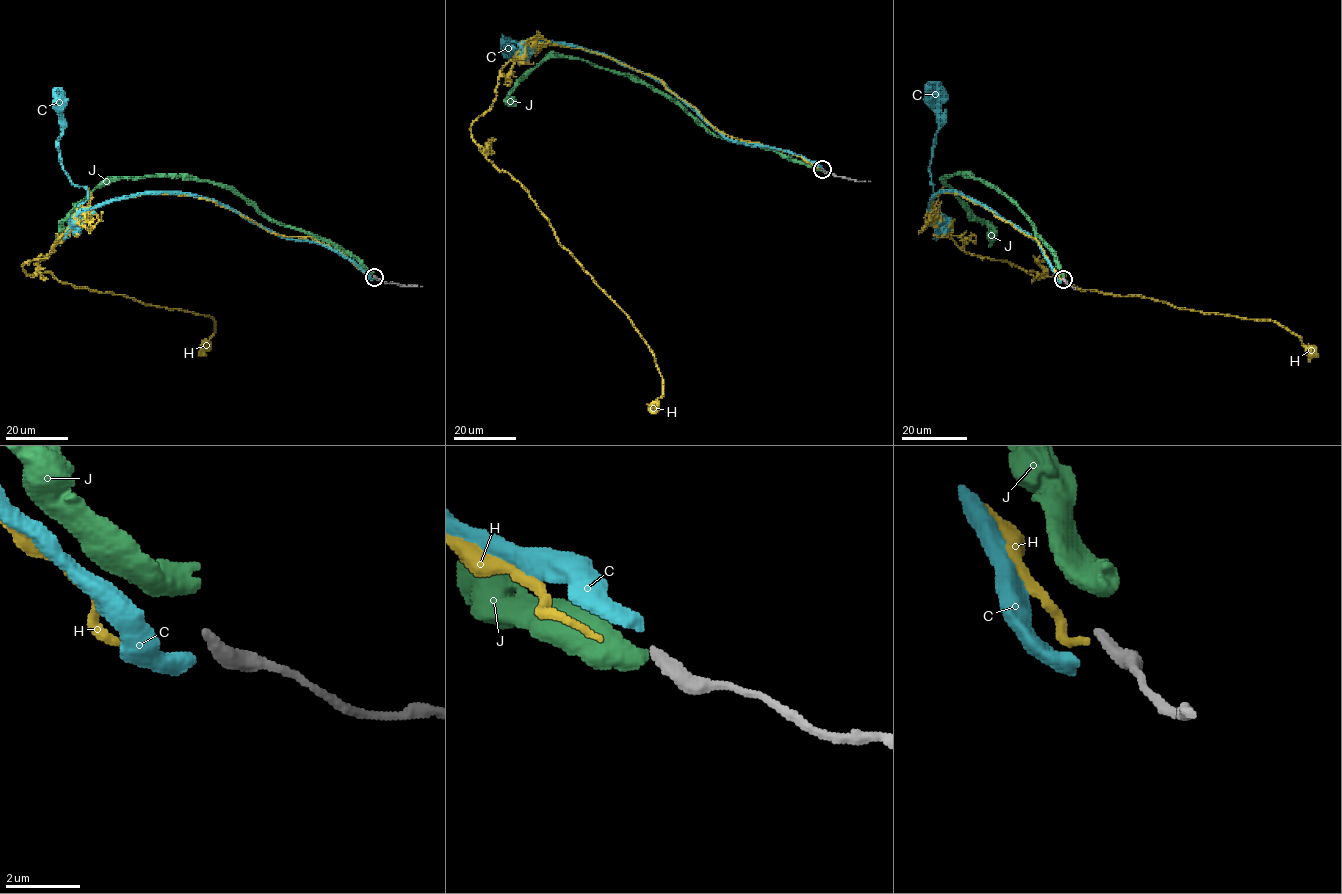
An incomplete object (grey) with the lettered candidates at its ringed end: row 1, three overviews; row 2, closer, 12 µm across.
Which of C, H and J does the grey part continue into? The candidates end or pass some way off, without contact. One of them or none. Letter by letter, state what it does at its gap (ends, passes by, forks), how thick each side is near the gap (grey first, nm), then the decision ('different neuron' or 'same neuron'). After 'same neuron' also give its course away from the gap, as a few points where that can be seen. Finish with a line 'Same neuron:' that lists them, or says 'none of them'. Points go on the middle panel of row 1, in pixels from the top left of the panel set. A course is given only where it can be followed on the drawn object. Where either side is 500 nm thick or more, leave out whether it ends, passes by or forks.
C: it ends; calibres 360 and 420 nm; different neuron
H: it ends; calibres 360 and 170 nm; different neuron
J: calibres 360 and 600 nm; different neuron
Same neuron: none of them

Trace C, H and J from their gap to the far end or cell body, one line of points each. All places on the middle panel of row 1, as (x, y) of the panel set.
C: (821, 167), (799, 156), (724, 138), (660, 82), (611, 59), (555, 43), (511, 41), (509, 50), (506, 43)
H: (818, 168), (716, 130), (595, 52), (523, 41), (502, 67), (470, 135), (628, 316), (662, 377), (653, 406)
J: (822, 170), (755, 143), (715, 136), (666, 96), (580, 59), (548, 56), (527, 73), (508, 98)

